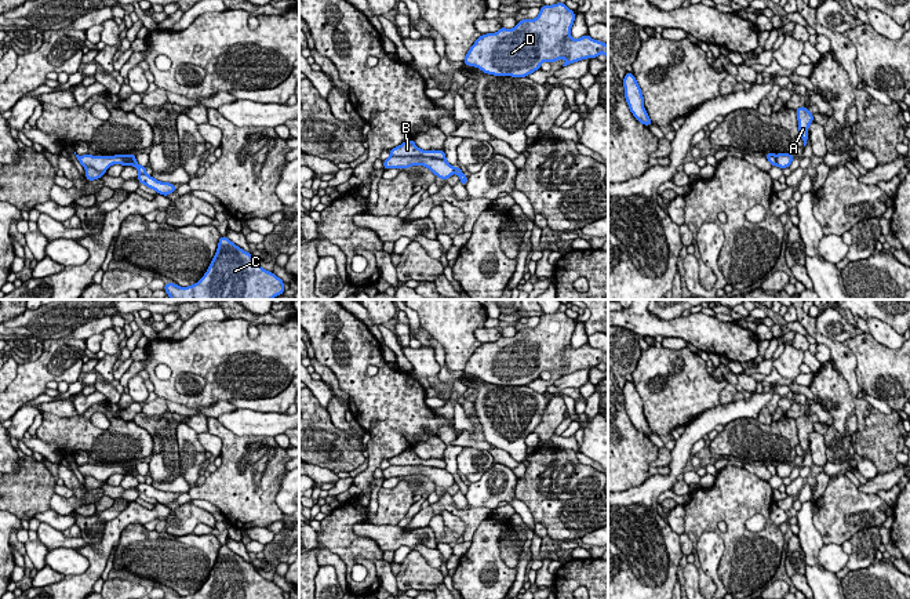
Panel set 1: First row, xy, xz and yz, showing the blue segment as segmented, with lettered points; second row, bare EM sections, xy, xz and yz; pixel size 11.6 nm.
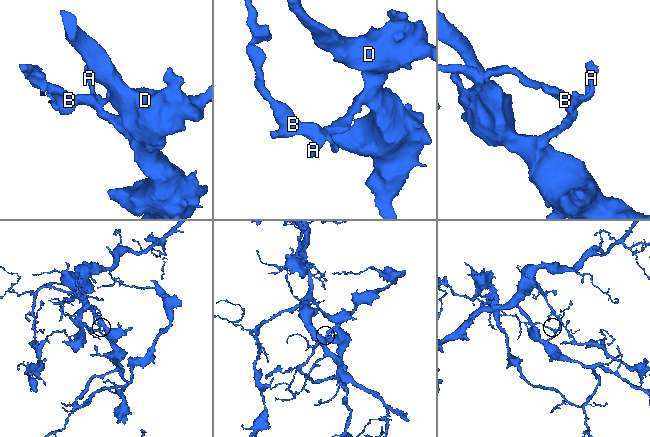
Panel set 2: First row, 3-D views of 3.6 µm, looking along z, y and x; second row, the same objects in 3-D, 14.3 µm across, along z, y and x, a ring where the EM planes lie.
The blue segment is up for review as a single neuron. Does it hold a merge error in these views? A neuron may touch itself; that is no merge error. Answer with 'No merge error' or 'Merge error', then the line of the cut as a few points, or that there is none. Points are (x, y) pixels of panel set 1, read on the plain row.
Merge error. Split along xz (390, 464), (432, 465), (444, 469)

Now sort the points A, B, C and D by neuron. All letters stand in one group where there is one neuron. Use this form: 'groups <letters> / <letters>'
groups A C D / B

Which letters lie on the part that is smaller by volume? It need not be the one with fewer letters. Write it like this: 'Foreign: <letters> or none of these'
Foreign: B

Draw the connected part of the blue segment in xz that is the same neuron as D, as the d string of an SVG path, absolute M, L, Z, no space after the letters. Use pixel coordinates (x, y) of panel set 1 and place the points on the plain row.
M565 312L542 315L539 324L534 328L521 328L513 338L500 337L495 342L481 344L467 360L463 373L478 377L487 384L527 386L540 378L543 371L557 371L563 366L563 375L574 371L607 364L608 353L585 344L579 348L571 346L571 337L575 331L575 322Z

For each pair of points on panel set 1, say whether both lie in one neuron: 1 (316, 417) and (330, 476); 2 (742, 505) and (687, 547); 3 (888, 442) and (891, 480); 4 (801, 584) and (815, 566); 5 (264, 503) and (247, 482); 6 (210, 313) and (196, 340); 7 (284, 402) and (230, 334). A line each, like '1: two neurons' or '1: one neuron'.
1: two neurons
2: two neurons
3: two neurons
4: two neurons
5: one neuron
6: two neurons
7: two neurons

